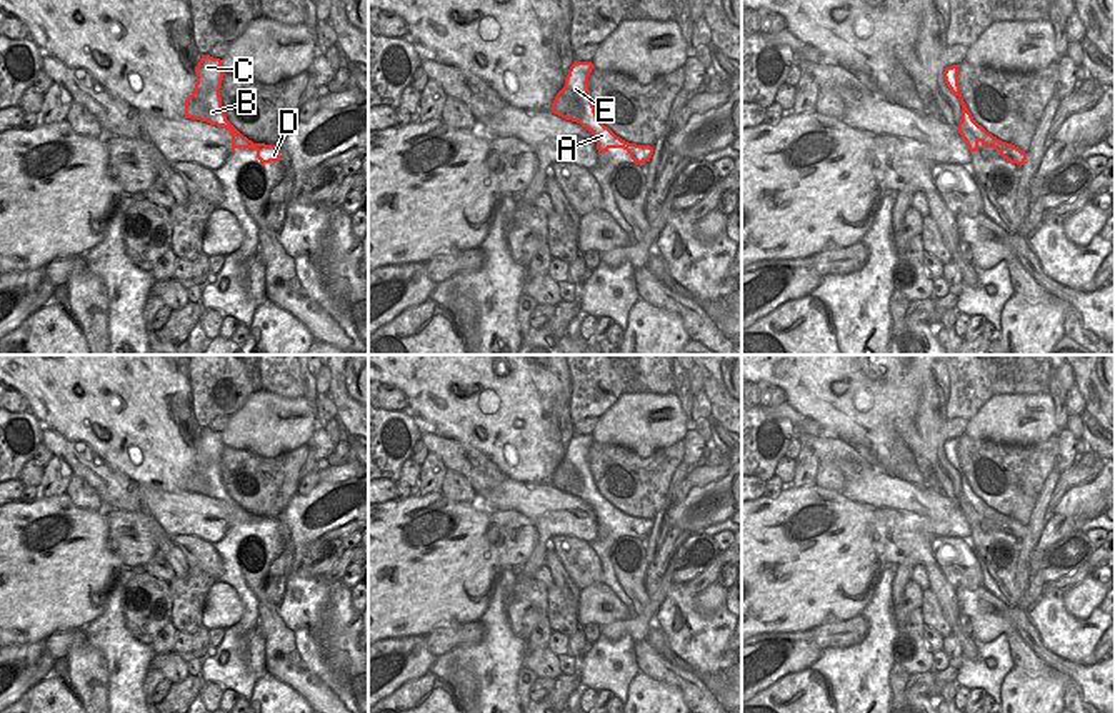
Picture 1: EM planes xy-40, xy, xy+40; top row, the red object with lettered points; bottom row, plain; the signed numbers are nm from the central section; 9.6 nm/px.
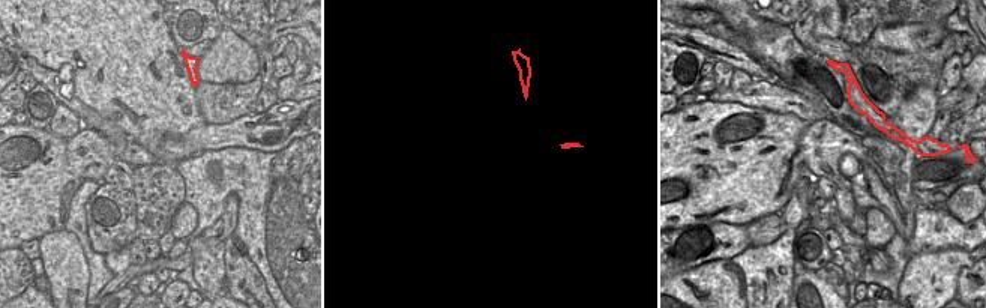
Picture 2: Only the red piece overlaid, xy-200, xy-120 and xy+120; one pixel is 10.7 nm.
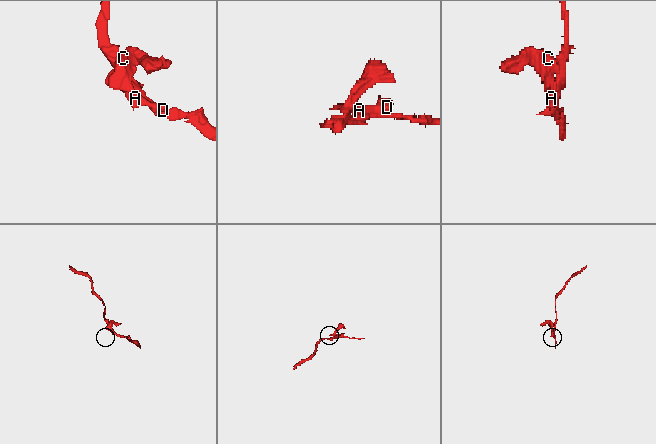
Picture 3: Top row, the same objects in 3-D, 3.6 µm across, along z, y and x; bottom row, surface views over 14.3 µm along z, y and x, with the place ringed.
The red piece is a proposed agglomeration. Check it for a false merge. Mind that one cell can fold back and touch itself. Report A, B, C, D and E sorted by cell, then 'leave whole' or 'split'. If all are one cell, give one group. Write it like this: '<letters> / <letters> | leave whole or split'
A B C E / D | split

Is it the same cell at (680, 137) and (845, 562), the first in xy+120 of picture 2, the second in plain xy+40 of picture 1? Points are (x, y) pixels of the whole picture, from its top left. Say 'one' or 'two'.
one

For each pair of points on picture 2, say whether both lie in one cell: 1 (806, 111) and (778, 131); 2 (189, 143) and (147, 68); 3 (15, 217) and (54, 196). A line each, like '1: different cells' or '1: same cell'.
1: different cells
2: different cells
3: same cell

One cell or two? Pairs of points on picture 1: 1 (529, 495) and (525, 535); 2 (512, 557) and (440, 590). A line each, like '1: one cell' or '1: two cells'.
1: two cells
2: two cells

